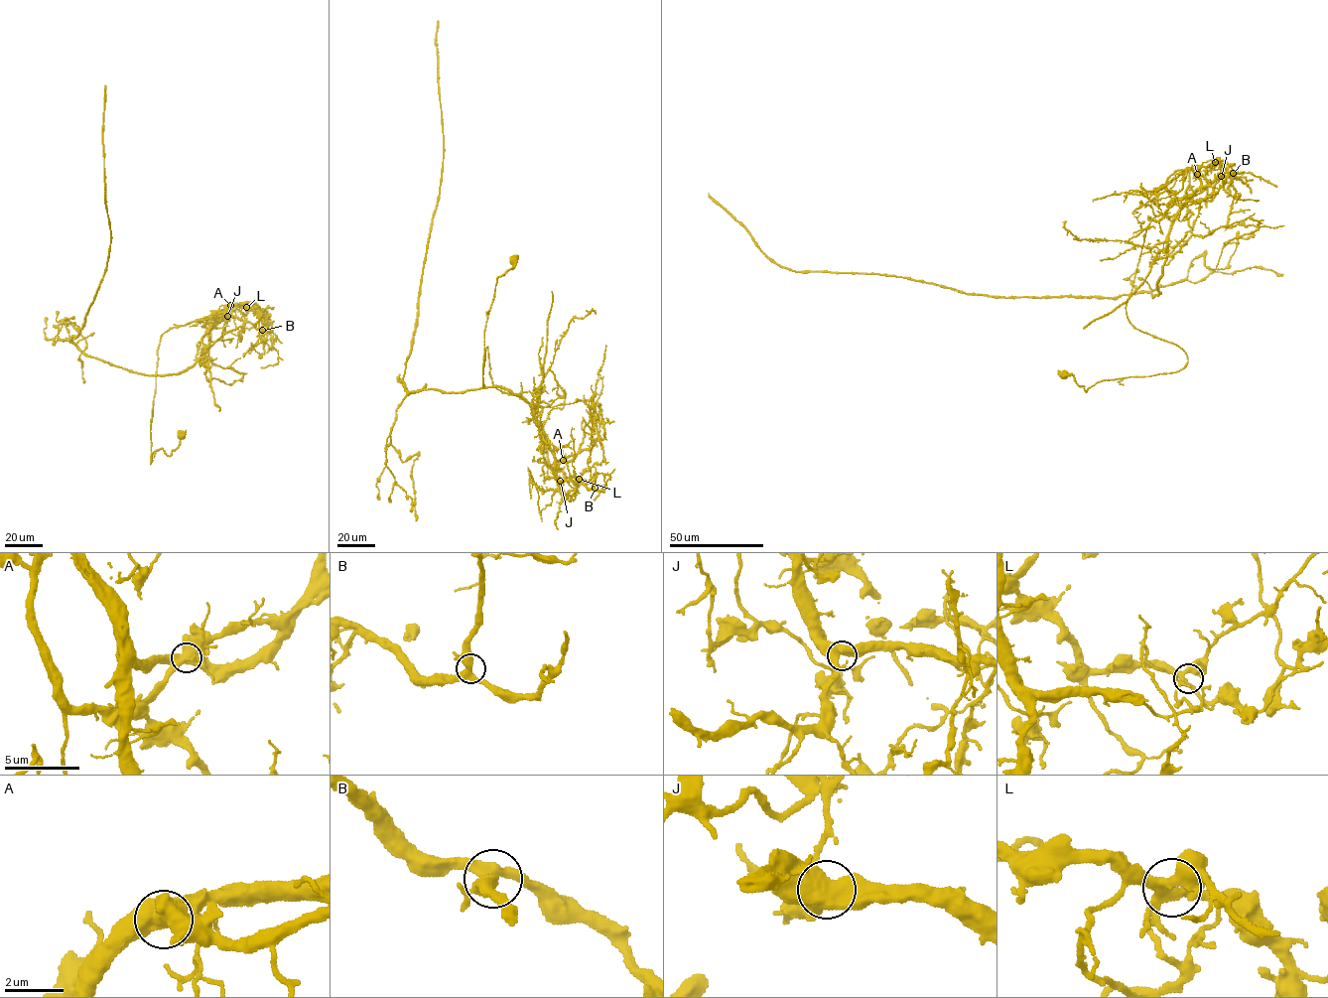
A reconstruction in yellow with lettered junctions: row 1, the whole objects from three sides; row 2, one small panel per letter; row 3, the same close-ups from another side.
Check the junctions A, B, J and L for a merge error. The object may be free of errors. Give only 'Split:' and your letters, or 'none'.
Split: A

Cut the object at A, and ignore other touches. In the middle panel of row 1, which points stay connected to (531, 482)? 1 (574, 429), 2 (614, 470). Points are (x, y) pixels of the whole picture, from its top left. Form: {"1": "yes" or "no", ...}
{"1": "yes", "2": "yes"}

